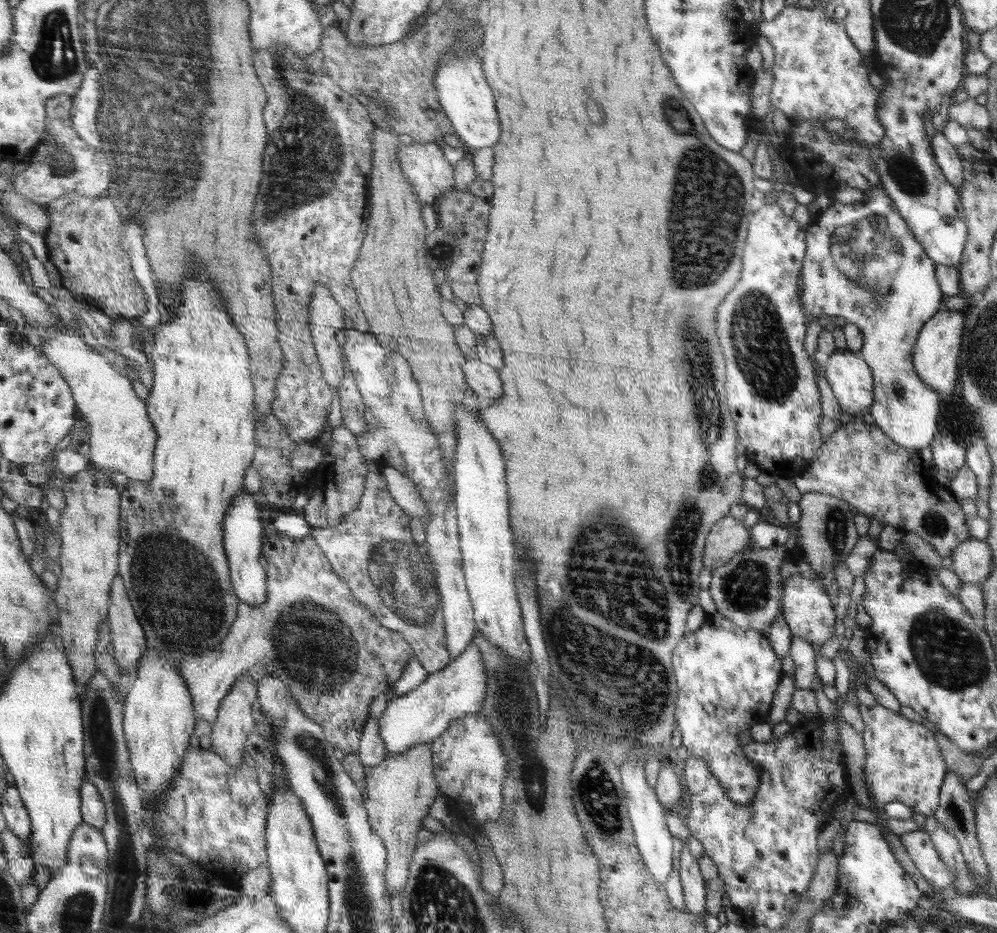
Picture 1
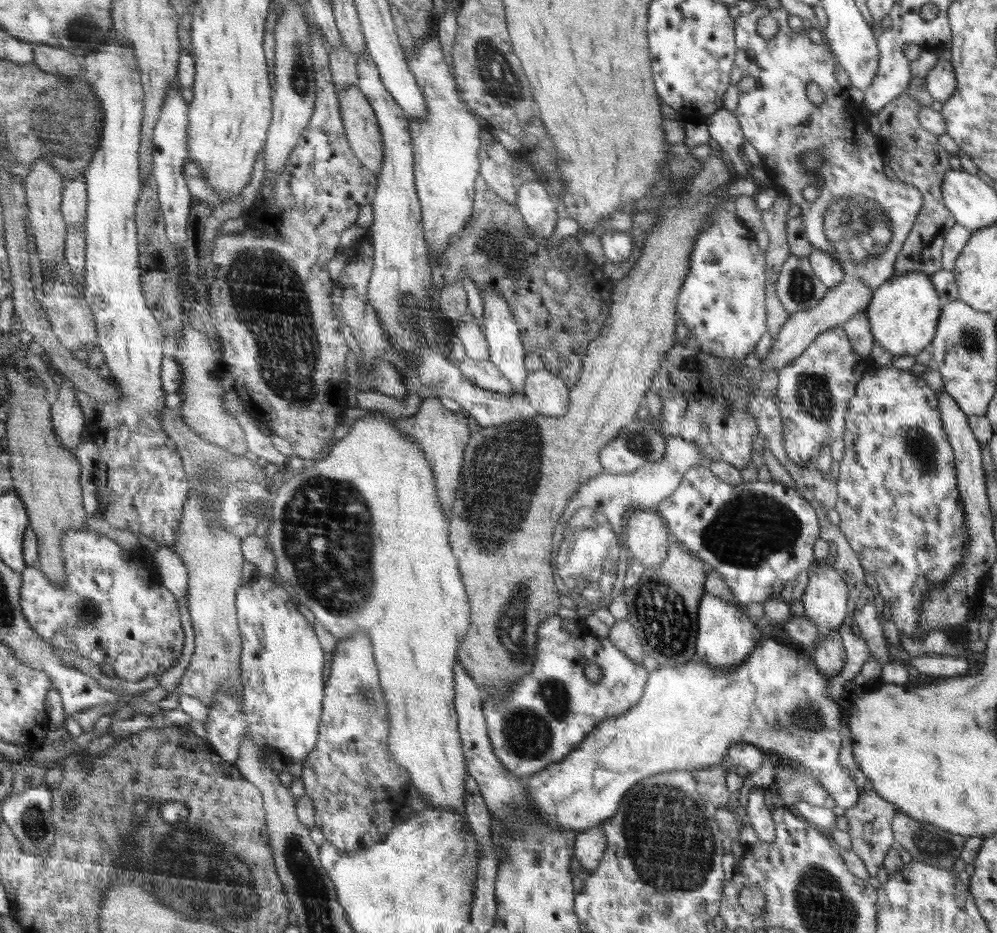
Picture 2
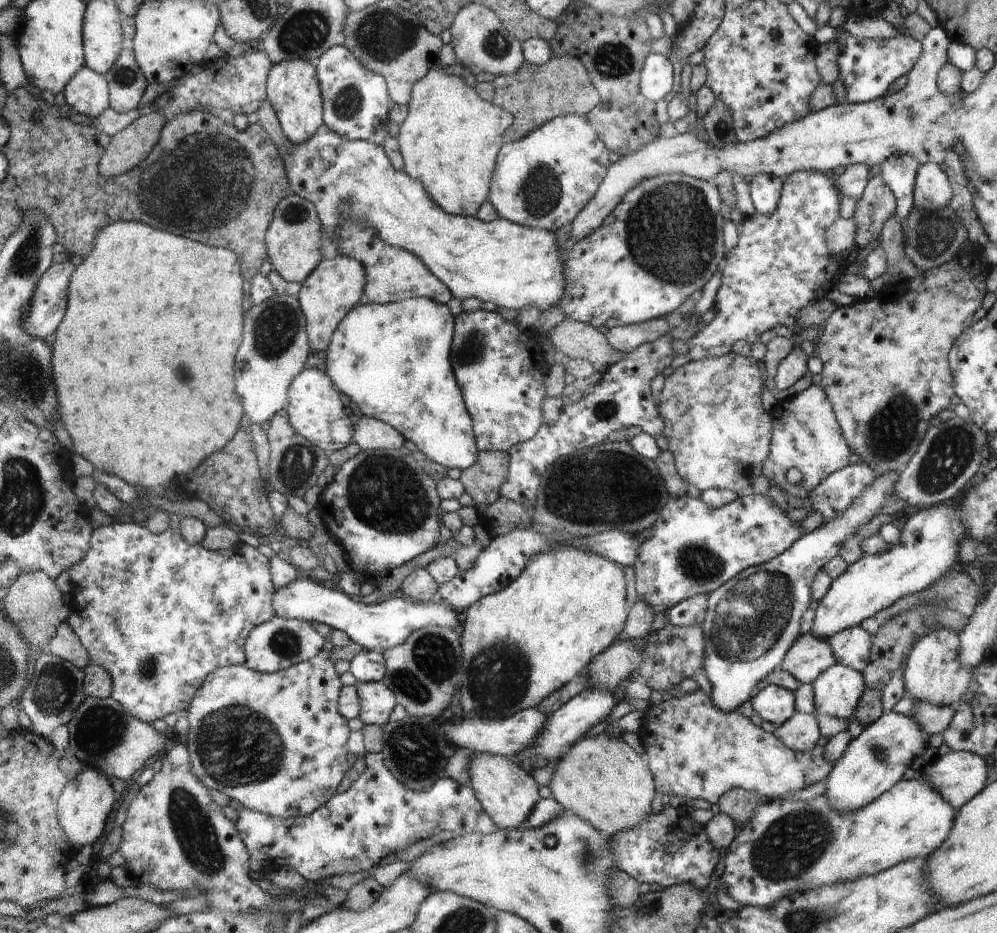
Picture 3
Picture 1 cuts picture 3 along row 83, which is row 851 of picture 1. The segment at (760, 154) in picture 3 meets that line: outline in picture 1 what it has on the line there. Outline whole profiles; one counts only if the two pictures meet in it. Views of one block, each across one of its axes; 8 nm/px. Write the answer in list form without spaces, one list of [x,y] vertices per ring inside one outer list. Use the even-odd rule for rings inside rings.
[[[914,830],[900,838],[912,862],[929,884],[938,890],[952,888],[952,872],[940,858],[938,848],[926,830]]]

